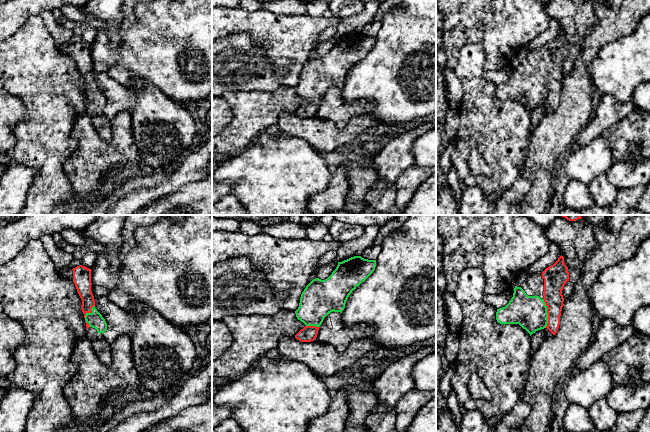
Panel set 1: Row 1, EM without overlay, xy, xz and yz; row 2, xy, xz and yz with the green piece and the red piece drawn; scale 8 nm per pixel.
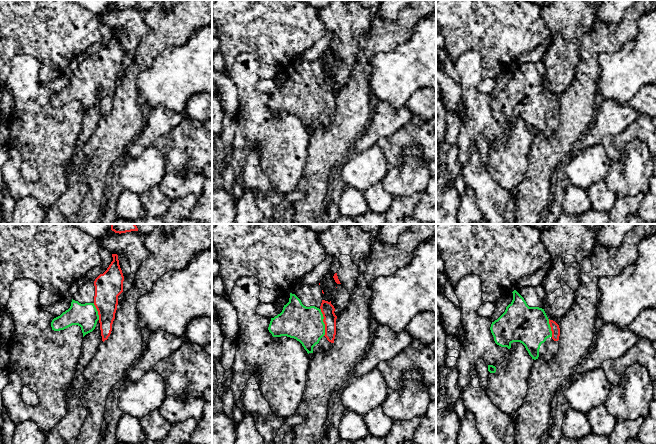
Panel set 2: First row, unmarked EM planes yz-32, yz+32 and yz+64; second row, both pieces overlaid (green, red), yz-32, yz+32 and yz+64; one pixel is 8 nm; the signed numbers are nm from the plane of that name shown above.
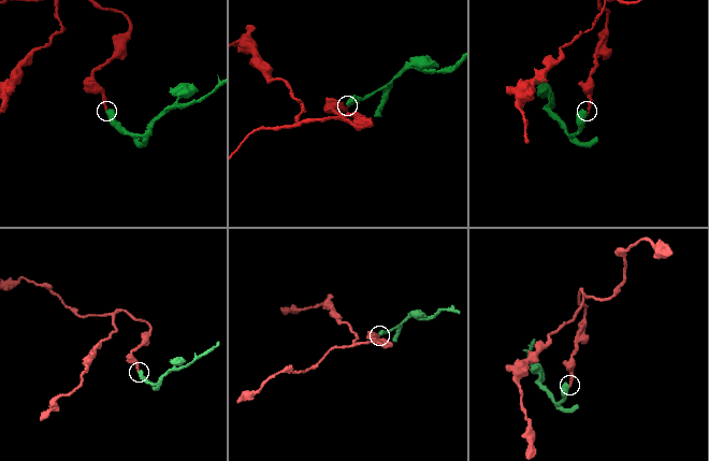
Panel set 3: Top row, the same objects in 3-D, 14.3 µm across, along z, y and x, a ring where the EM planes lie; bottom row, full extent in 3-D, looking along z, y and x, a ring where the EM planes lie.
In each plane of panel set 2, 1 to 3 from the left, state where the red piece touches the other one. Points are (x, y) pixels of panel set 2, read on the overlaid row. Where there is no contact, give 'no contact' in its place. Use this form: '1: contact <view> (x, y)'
1: contact yz-32 (97, 311)
2: contact yz+32 (323, 322)
3: contact yz+64 (550, 328)

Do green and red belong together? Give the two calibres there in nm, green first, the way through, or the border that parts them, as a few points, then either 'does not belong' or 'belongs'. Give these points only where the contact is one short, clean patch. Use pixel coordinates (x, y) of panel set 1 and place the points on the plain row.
280 nm thick on the green side, 160 nm on the other; runs through yz (530, 88), (547, 89), (553, 77), (553, 59); belongs

